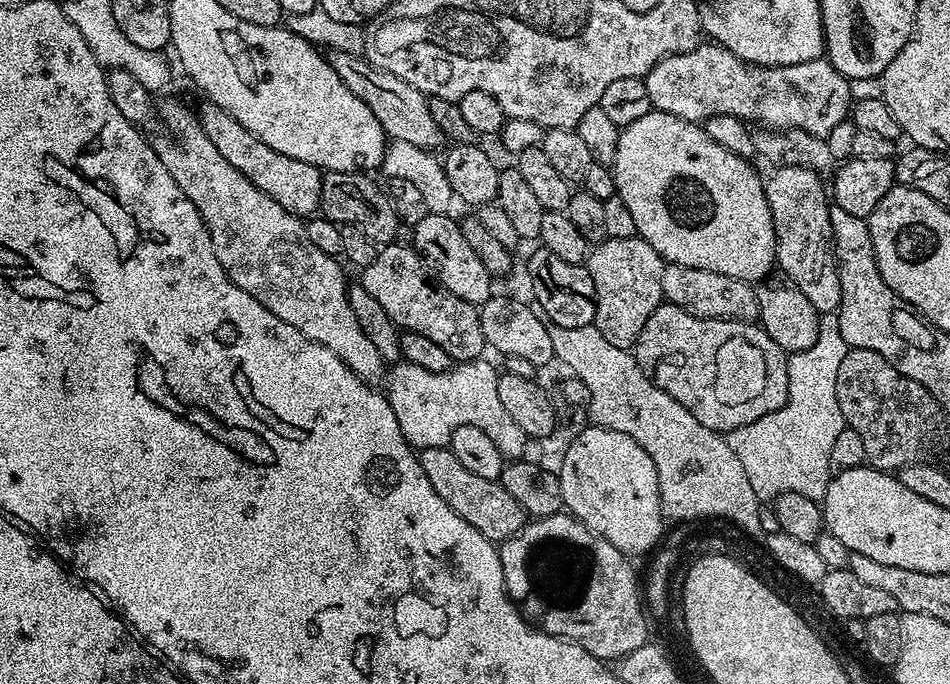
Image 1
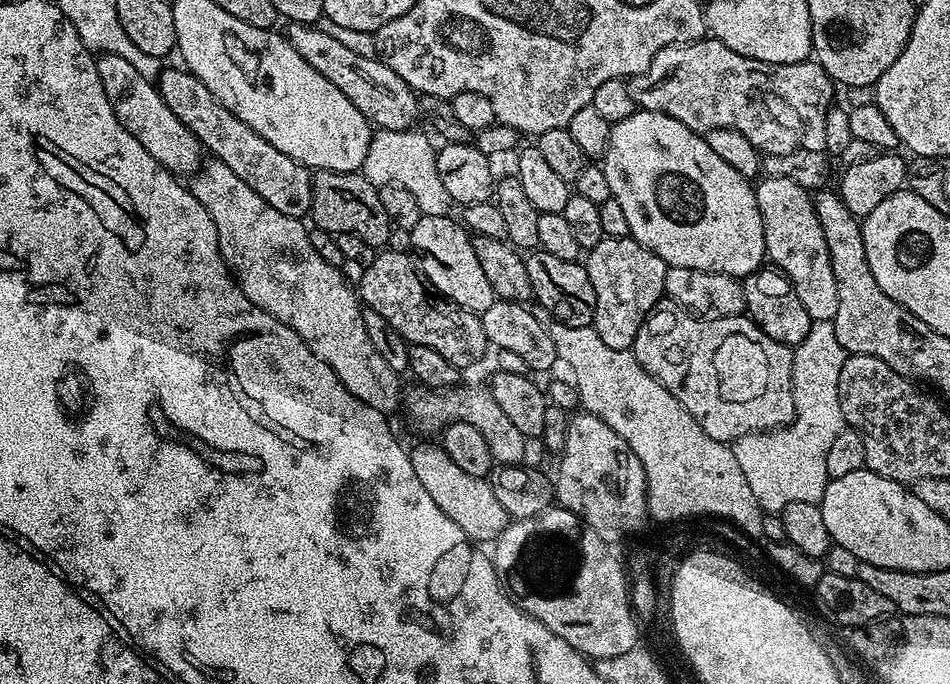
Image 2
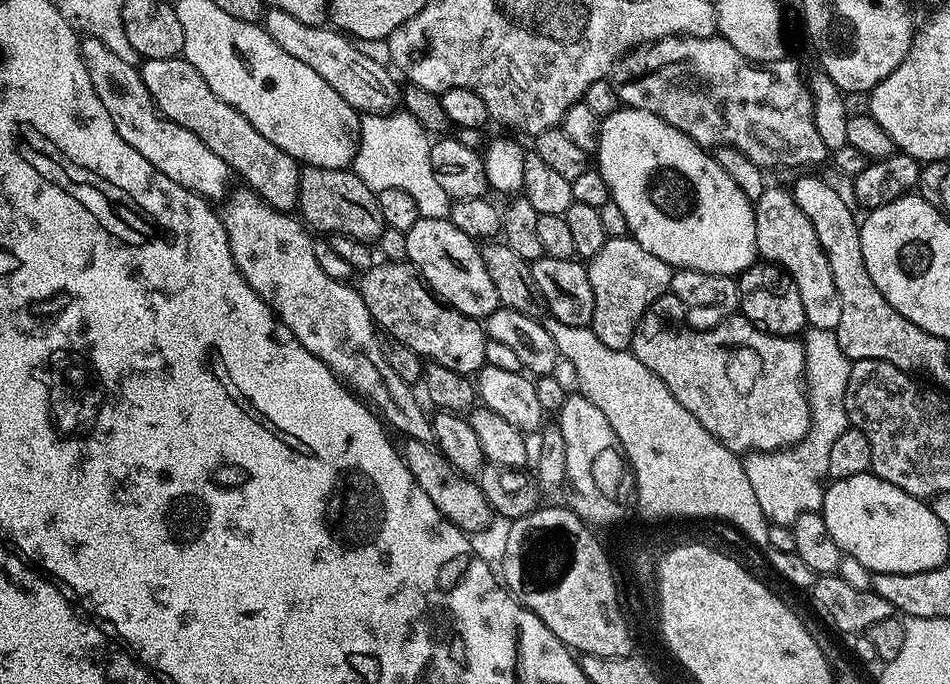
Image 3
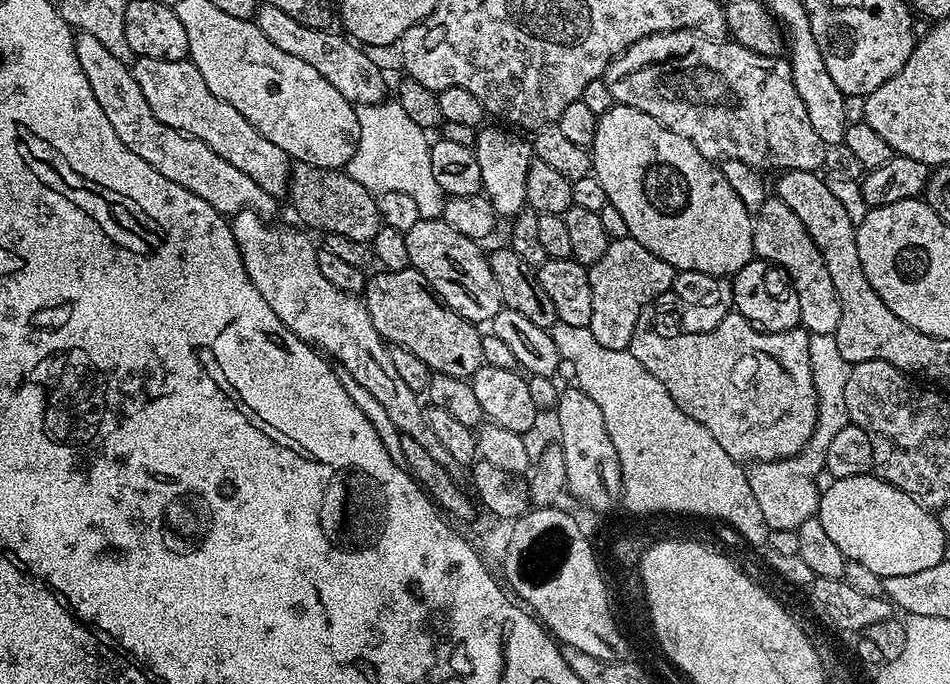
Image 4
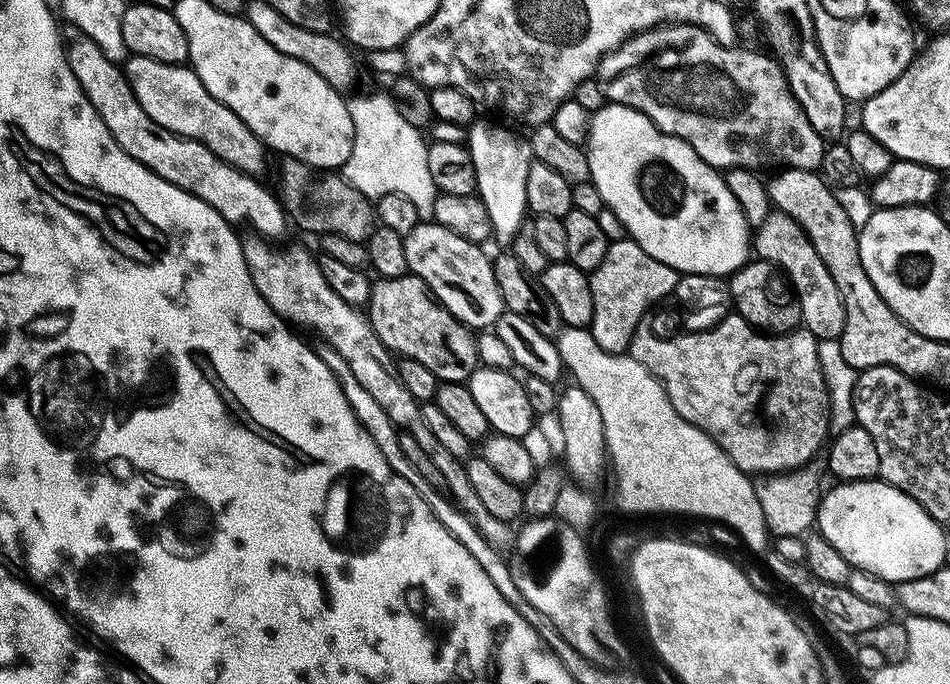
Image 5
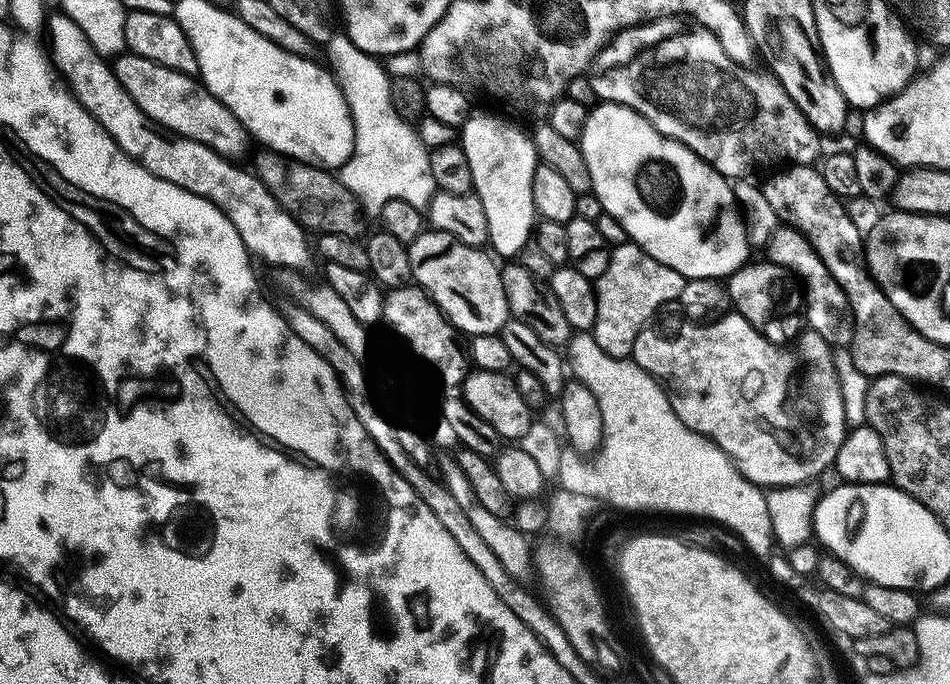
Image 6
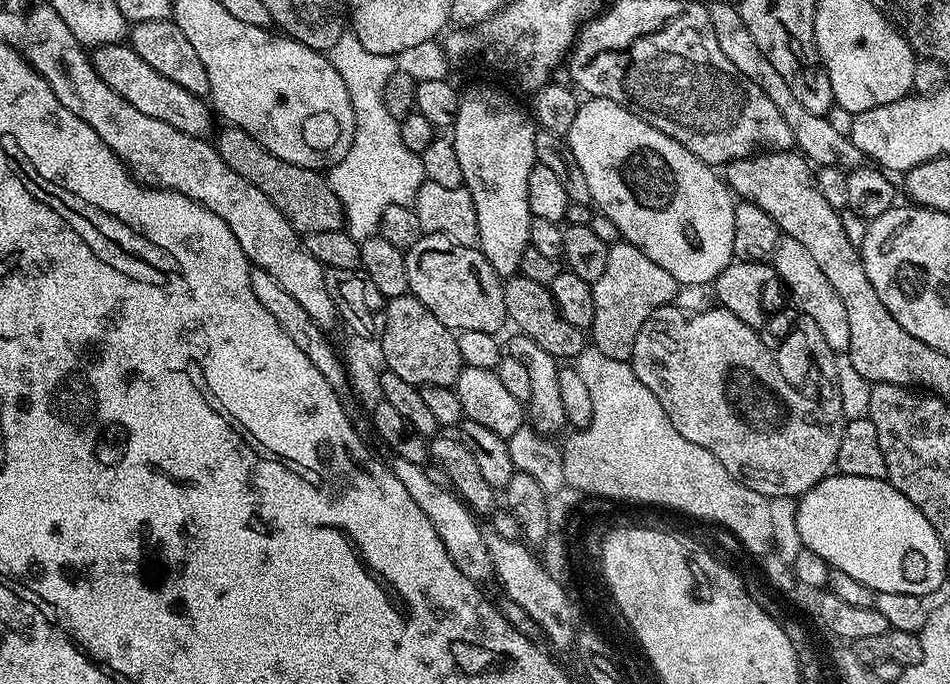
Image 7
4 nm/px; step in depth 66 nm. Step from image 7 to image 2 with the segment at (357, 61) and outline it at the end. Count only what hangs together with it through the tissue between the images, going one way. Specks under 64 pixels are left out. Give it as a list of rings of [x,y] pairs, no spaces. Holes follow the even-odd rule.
[[[412,128],[406,130],[380,130],[370,142],[370,150],[364,159],[362,175],[371,184],[393,184],[406,186],[414,198],[418,198],[421,216],[447,216],[453,211],[454,205],[450,194],[446,194],[446,186],[442,186],[442,178],[438,178],[436,169],[437,149]]]

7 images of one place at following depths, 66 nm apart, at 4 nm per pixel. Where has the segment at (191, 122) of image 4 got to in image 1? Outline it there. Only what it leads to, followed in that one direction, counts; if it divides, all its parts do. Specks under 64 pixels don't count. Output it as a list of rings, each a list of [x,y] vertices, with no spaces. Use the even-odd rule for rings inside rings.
[[[211,102],[205,105],[204,112],[202,111],[202,123],[208,129],[208,136],[216,143],[226,162],[234,166],[234,170],[238,170],[254,186],[258,186],[258,190],[274,198],[274,202],[278,202],[278,206],[282,206],[282,210],[286,210],[291,216],[308,218],[320,212],[325,177],[321,169],[315,168],[310,162],[278,154],[278,150],[266,146],[266,142],[250,134],[250,130],[246,130],[246,126],[237,122],[229,112]]]

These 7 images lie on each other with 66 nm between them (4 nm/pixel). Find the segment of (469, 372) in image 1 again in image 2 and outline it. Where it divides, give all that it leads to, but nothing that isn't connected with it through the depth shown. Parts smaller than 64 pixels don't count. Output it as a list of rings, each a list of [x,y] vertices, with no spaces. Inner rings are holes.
[[[457,386],[454,388],[416,388],[407,389],[406,392],[406,412],[412,415],[412,420],[424,432],[436,432],[448,427],[454,422],[470,422],[477,430],[482,430],[482,438],[486,438],[486,446],[490,446],[490,454],[497,465],[507,466],[509,464],[521,463],[523,458],[524,435],[510,418],[506,418],[506,413],[502,411],[502,406],[494,402],[491,391],[484,388],[464,388]]]

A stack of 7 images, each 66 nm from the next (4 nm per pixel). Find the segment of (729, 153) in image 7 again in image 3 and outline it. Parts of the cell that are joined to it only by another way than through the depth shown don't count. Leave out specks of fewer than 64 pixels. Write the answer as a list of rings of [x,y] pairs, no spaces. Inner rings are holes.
[[[717,34],[708,40],[699,41],[695,45],[692,53],[686,58],[686,62],[675,63],[673,65],[667,62],[661,63],[661,68],[656,68],[653,72],[648,72],[645,76],[640,76],[637,80],[628,80],[624,85],[619,85],[619,103],[626,108],[637,108],[638,110],[647,110],[650,114],[658,114],[666,122],[670,122],[670,126],[674,126],[678,130],[682,130],[696,144],[705,146],[728,145],[736,147],[738,151],[746,154],[750,161],[757,164],[763,170],[769,168],[800,168],[803,164],[820,164],[823,160],[829,159],[830,153],[828,147],[822,142],[822,138],[818,138],[818,126],[816,125],[816,110],[814,107],[814,97],[811,87],[806,83],[806,76],[800,73],[800,68],[791,58],[782,60],[773,60],[767,66],[763,63],[750,61],[742,54],[738,54],[738,50],[734,50],[734,46],[730,46],[730,42],[726,42],[723,36]]]

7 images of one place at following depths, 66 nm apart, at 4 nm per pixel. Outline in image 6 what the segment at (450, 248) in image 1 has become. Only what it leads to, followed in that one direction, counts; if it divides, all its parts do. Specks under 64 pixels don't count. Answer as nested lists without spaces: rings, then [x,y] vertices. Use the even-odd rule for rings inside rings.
[[[425,230],[413,244],[407,245],[407,250],[411,279],[428,293],[455,328],[469,337],[499,333],[510,313],[506,290],[502,290],[500,268],[487,251],[466,246],[450,234],[435,230]]]

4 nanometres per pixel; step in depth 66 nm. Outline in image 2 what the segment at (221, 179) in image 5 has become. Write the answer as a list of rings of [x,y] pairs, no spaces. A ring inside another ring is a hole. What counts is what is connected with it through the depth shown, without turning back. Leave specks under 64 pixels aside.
[[[99,53],[96,56],[96,69],[98,78],[102,78],[102,90],[106,90],[106,98],[110,98],[110,106],[118,122],[122,122],[122,126],[130,130],[130,134],[134,134],[142,146],[146,146],[148,153],[165,170],[180,178],[191,177],[202,164],[200,139],[186,125],[178,122],[178,118],[174,118],[170,106],[166,106],[160,97],[159,87],[153,81],[142,78],[142,74],[138,74],[138,70],[134,70],[126,58],[118,58],[118,54]]]

